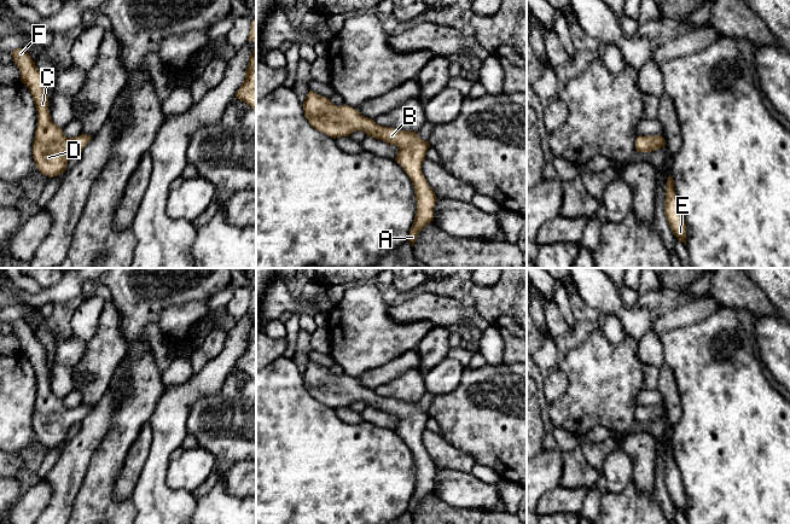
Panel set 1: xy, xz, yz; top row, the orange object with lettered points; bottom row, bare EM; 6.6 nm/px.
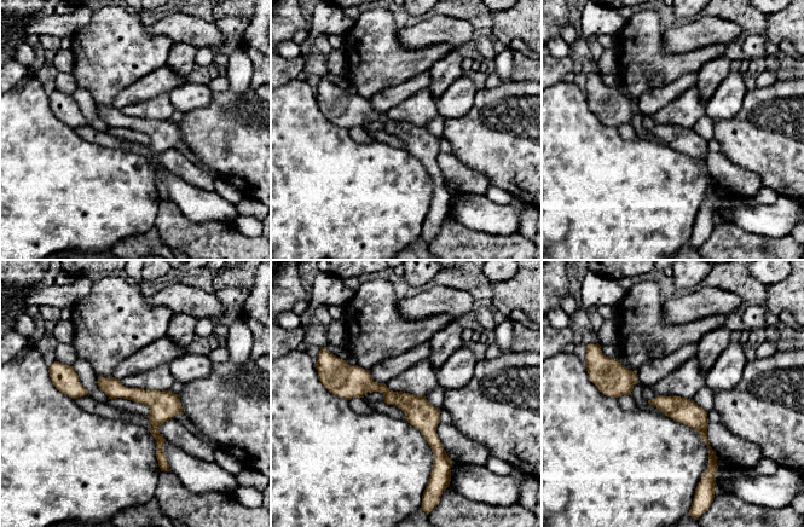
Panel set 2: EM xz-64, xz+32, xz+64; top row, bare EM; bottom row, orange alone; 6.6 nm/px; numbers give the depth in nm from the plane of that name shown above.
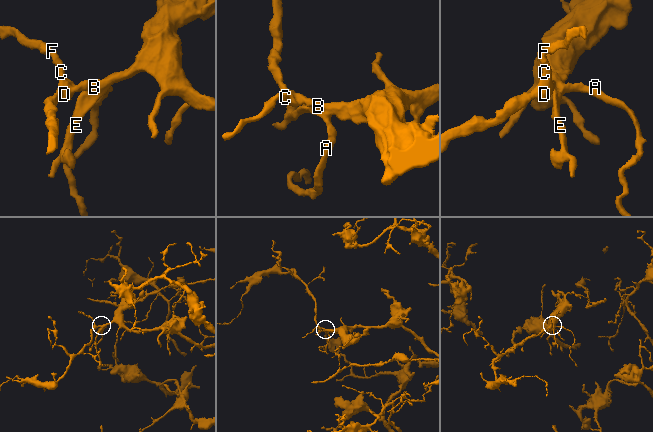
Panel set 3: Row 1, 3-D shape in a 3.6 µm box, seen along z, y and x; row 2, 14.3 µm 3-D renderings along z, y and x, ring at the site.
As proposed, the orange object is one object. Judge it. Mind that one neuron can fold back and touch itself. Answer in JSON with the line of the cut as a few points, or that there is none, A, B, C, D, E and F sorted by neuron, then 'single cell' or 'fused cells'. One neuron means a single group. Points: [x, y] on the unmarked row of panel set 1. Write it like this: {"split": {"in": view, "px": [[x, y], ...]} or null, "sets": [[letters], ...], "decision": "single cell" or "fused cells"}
{"split": null, "sets": [["A", "B", "C", "D", "E", "F"]], "decision": "single cell"}

